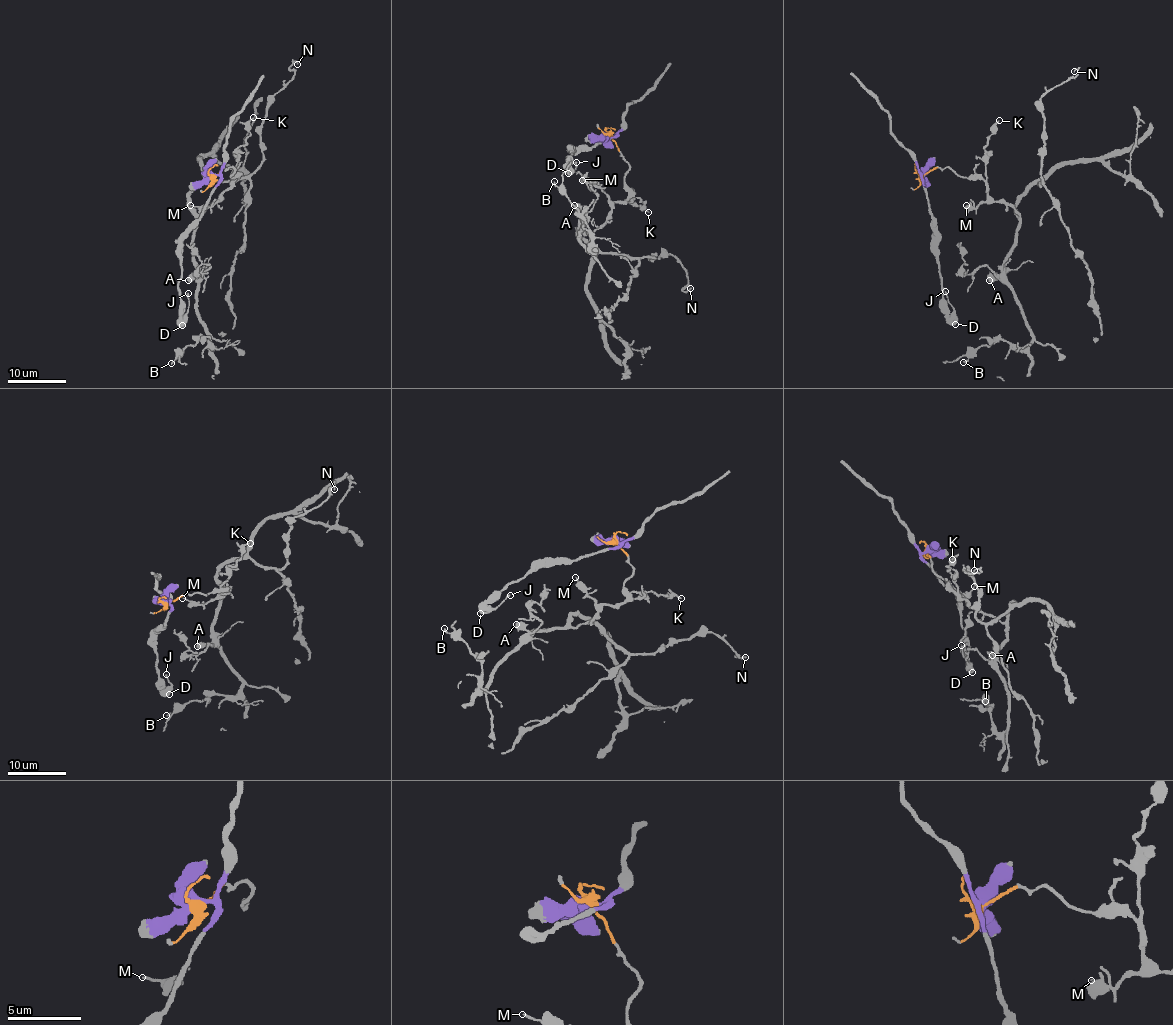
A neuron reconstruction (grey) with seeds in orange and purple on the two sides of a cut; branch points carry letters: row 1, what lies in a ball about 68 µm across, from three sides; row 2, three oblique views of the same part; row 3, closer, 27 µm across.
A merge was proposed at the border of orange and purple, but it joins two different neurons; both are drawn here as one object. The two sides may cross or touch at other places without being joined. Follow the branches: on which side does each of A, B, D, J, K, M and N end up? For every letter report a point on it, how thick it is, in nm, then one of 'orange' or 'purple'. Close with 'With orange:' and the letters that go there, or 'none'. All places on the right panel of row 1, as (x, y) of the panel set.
A: (989, 280) | 460 nm | orange
B: (963, 362) | 180 nm | orange
D: (955, 324) | 650 nm | purple
J: (945, 291) | 180 nm | purple
K: (999, 120) | 150 nm | orange
M: (966, 205) | 120 nm | orange
N: (1074, 71) | 90 nm | orange
With orange: A, B, K, M, N

